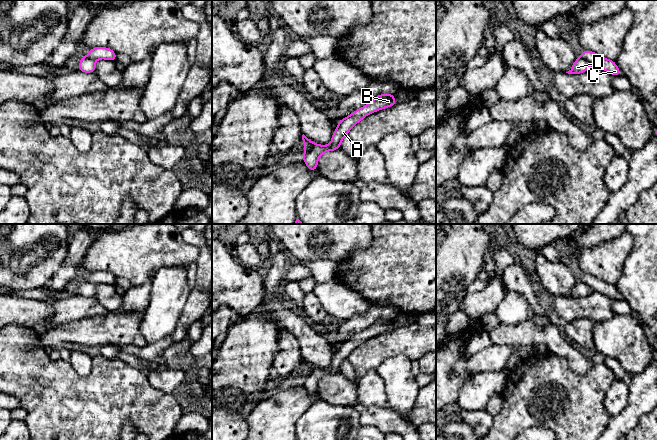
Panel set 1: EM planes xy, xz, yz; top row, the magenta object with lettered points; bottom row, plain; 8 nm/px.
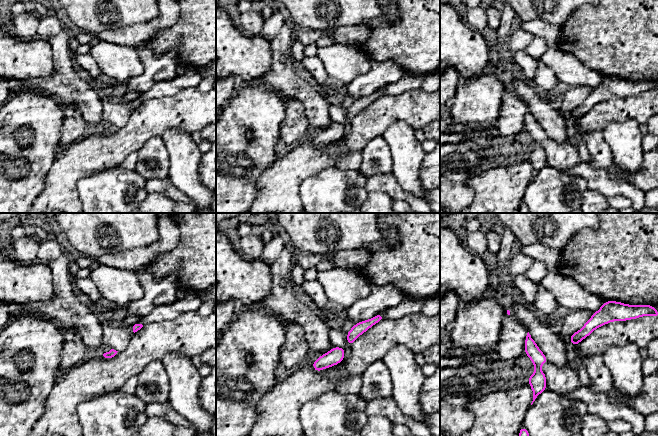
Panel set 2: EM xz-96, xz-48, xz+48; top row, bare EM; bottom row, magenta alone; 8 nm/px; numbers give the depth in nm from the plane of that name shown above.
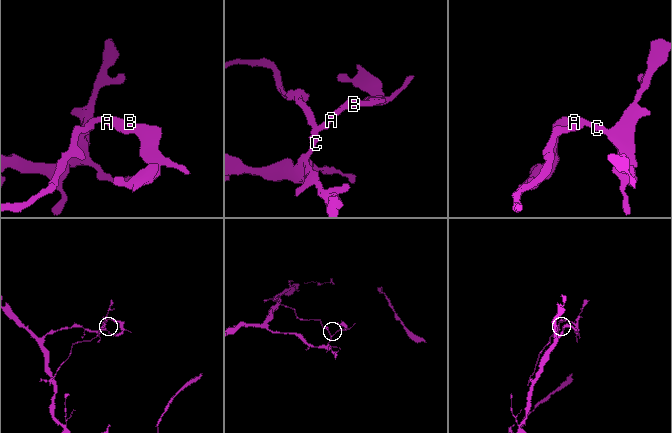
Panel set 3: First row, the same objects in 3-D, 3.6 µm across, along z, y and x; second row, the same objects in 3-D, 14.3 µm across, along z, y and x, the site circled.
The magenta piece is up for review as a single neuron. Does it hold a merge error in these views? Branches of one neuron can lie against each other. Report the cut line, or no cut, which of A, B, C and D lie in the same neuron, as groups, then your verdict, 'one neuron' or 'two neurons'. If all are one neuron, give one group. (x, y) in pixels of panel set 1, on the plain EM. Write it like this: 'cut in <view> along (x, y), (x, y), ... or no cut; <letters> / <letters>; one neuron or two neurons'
cut in xz along (316, 368), (305, 374); A B C / D; two neurons

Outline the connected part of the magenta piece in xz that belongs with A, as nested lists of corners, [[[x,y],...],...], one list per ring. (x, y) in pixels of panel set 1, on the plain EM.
[[[395,318],[377,319],[371,326],[357,333],[349,340],[338,345],[338,351],[334,354],[329,369],[316,368],[312,373],[305,374],[302,383],[310,395],[318,392],[318,382],[328,376],[335,375],[341,371],[341,365],[348,360],[350,353],[364,343],[367,339],[376,335],[398,328],[395,325]]]

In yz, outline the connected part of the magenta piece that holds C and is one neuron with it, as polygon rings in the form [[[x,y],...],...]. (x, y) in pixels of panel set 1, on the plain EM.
[[[584,273],[580,281],[586,283],[594,291],[605,294],[613,300],[621,299],[620,293],[617,291],[615,285],[609,284],[595,276]]]

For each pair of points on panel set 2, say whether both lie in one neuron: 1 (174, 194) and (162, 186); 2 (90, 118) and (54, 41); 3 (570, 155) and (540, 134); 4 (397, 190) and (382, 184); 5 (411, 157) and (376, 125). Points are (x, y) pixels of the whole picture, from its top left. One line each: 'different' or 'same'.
1: same
2: same
3: same
4: same
5: different

